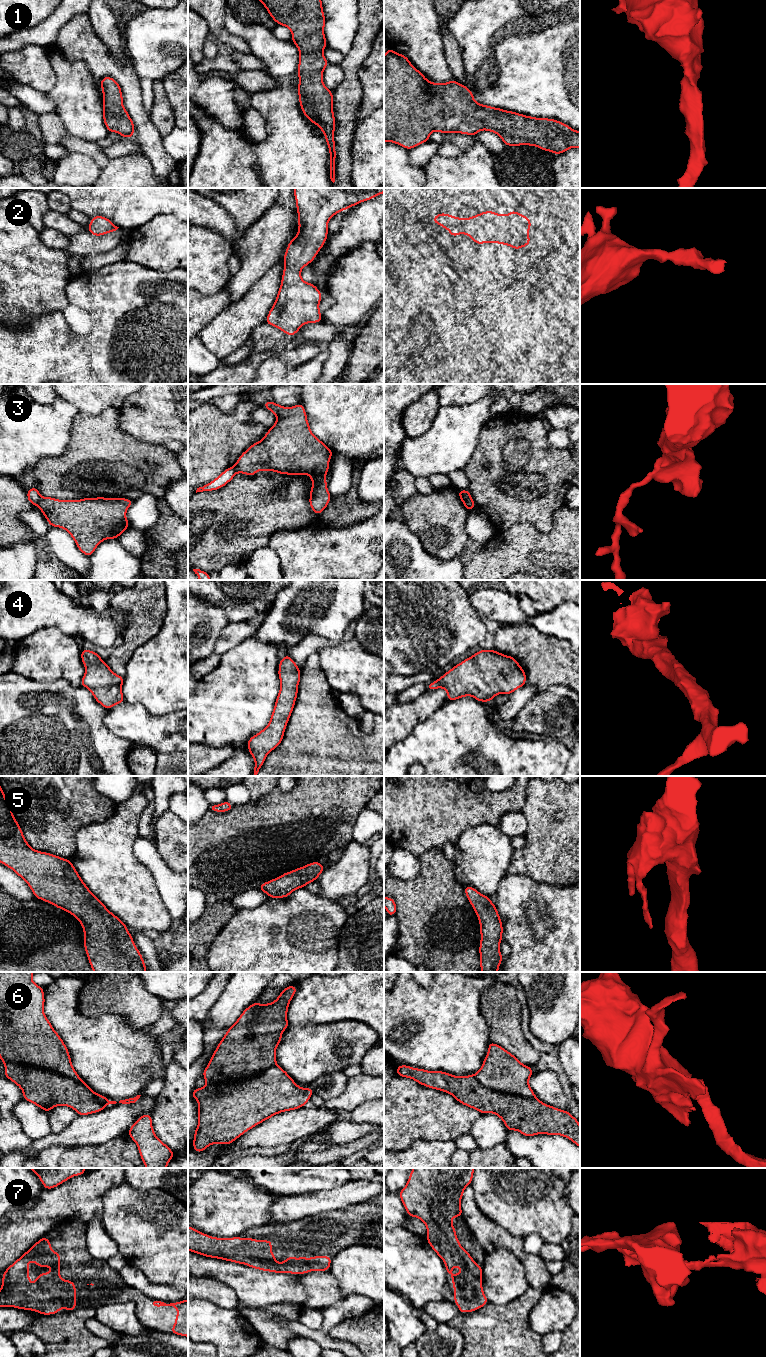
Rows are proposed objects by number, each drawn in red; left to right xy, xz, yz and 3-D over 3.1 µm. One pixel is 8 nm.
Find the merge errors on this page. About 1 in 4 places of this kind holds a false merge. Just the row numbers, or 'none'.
3, 6

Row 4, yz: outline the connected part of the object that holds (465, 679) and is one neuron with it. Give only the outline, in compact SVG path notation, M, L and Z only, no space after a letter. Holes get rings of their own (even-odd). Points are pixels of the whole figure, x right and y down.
M481 649L428 684L427 690L445 689L447 701L472 696L490 702L496 695L510 695L524 685L526 673L513 656Z

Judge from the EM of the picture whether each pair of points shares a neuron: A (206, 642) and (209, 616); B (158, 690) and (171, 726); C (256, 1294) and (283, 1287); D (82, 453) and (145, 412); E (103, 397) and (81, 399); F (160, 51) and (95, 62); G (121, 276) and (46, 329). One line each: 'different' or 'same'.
A: same
B: different
C: same
D: different
E: same
F: different
G: same

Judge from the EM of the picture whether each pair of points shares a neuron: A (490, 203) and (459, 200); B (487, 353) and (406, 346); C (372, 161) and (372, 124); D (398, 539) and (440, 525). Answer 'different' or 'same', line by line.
A: same
B: same
C: same
D: different

